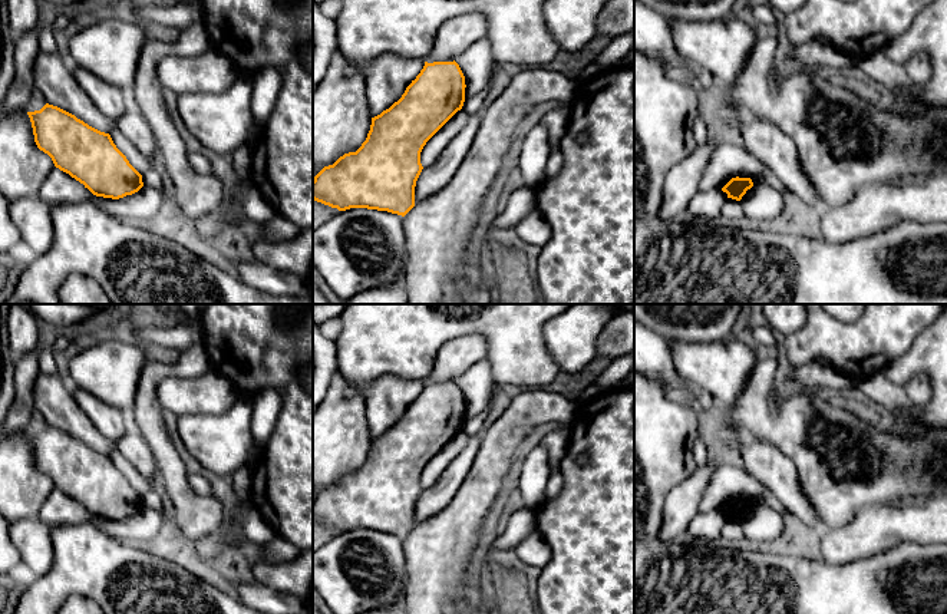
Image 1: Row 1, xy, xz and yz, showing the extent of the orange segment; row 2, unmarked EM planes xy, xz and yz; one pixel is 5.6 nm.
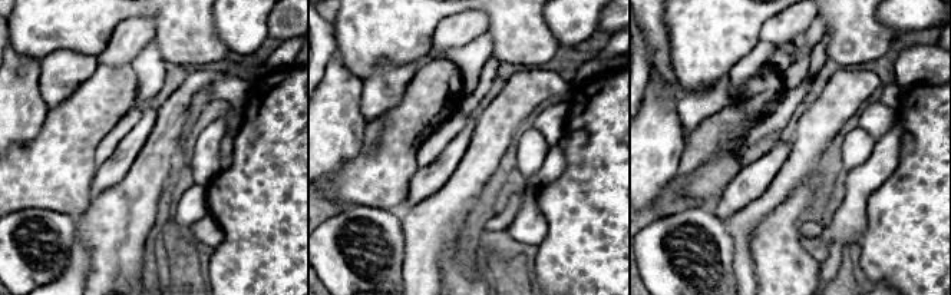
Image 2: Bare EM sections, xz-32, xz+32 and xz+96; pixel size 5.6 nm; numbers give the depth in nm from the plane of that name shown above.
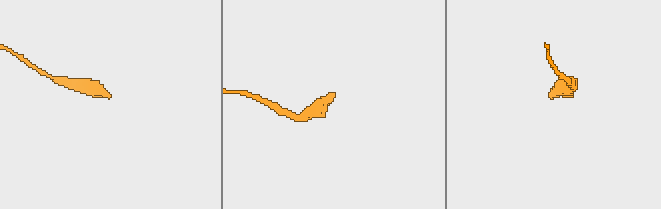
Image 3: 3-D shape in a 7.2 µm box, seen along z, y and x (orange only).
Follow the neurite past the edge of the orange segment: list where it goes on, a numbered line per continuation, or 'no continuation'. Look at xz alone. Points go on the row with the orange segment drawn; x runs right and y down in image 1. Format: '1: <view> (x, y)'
1: xz (456, 35)

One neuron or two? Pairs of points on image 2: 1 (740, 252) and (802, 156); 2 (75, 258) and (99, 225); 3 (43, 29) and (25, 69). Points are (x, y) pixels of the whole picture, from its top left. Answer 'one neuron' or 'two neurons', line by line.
1: one neuron
2: two neurons
3: two neurons

